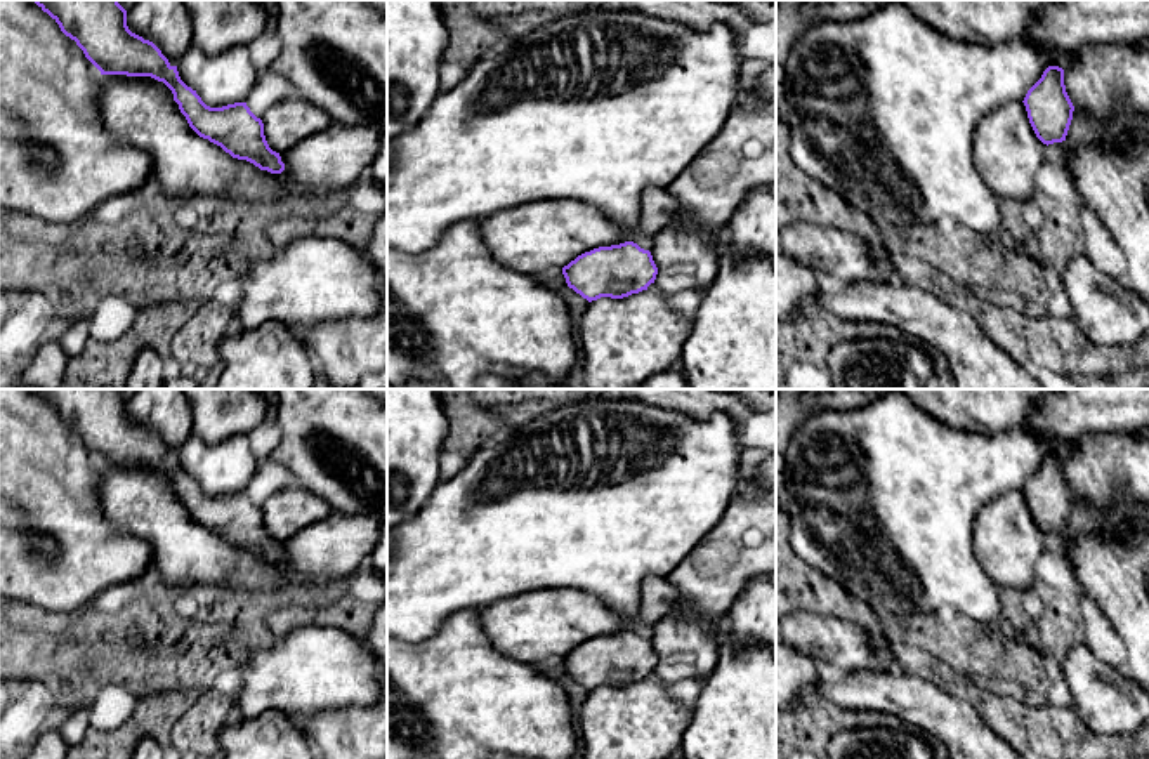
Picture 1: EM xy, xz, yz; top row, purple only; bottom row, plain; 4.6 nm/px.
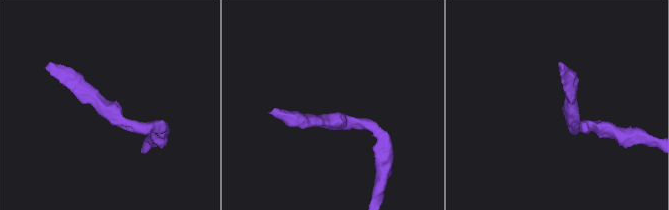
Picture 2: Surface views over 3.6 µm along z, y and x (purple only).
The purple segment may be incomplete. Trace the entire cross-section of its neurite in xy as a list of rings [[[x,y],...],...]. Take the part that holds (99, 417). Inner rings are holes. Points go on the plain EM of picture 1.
[[[118,389],[33,391],[101,460],[97,497],[106,521],[151,545],[151,570],[168,587],[330,584],[354,575],[375,549],[377,516],[338,511],[285,542],[272,540],[246,492],[207,495],[153,431],[128,419]]]

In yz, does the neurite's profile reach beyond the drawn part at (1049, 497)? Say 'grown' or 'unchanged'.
grown

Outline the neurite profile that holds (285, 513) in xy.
[[[295,485],[274,493],[262,505],[262,512],[269,537],[285,542],[299,530],[328,518],[332,507],[321,497]]]

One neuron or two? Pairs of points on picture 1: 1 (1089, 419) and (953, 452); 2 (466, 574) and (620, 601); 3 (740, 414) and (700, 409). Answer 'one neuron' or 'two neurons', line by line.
1: two neurons
2: one neuron
3: one neuron

